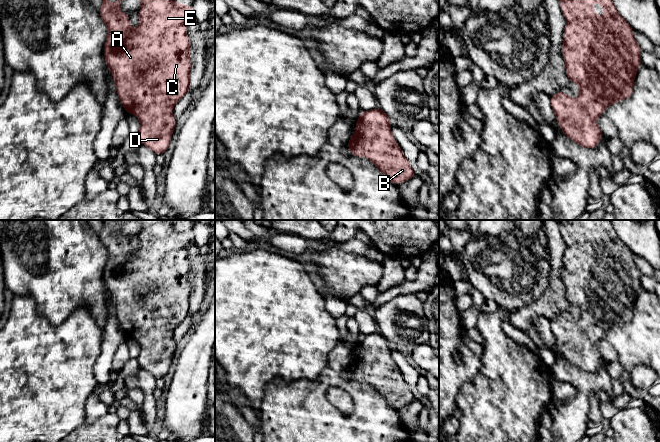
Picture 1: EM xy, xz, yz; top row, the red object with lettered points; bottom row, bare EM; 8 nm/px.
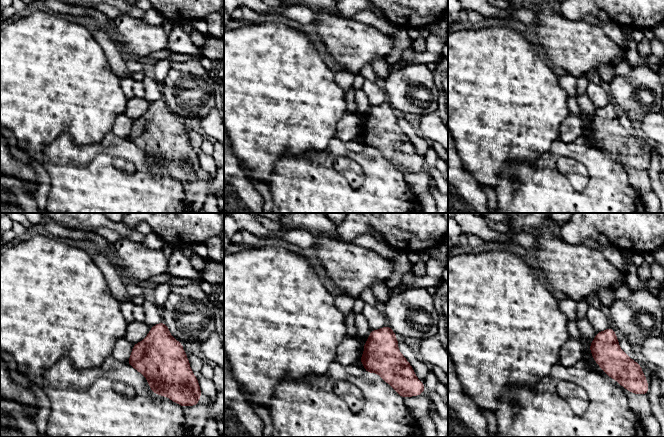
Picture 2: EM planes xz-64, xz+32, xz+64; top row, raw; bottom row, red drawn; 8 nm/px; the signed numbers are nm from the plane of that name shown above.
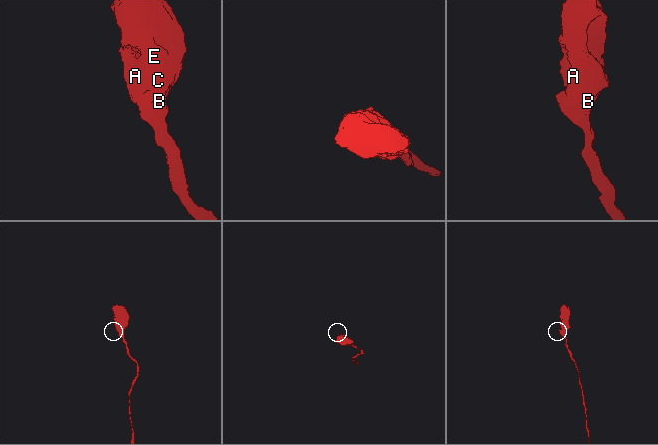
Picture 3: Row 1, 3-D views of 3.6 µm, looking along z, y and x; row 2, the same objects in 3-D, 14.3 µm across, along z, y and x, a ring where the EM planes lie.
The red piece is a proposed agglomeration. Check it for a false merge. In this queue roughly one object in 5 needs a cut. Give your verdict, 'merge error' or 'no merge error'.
no merge error

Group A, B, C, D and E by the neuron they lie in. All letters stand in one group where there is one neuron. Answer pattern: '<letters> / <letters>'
A B C D E

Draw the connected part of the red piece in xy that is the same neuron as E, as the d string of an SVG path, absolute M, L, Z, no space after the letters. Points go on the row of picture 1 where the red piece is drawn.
M103 0L101 8L98 10L102 21L108 28L108 35L104 46L104 58L107 67L111 70L112 77L115 81L117 95L125 108L127 114L134 114L140 120L140 130L137 134L140 143L150 148L156 155L164 154L170 144L172 133L175 129L176 118L173 116L174 105L190 90L189 76L192 69L191 59L189 57L189 51L191 49L191 43L187 36L187 21L194 17L194 9L192 5L185 6L176 0L141 0L141 7L139 9L140 25L133 30L131 28L129 15L119 11L119 5L123 0L116 3Z

